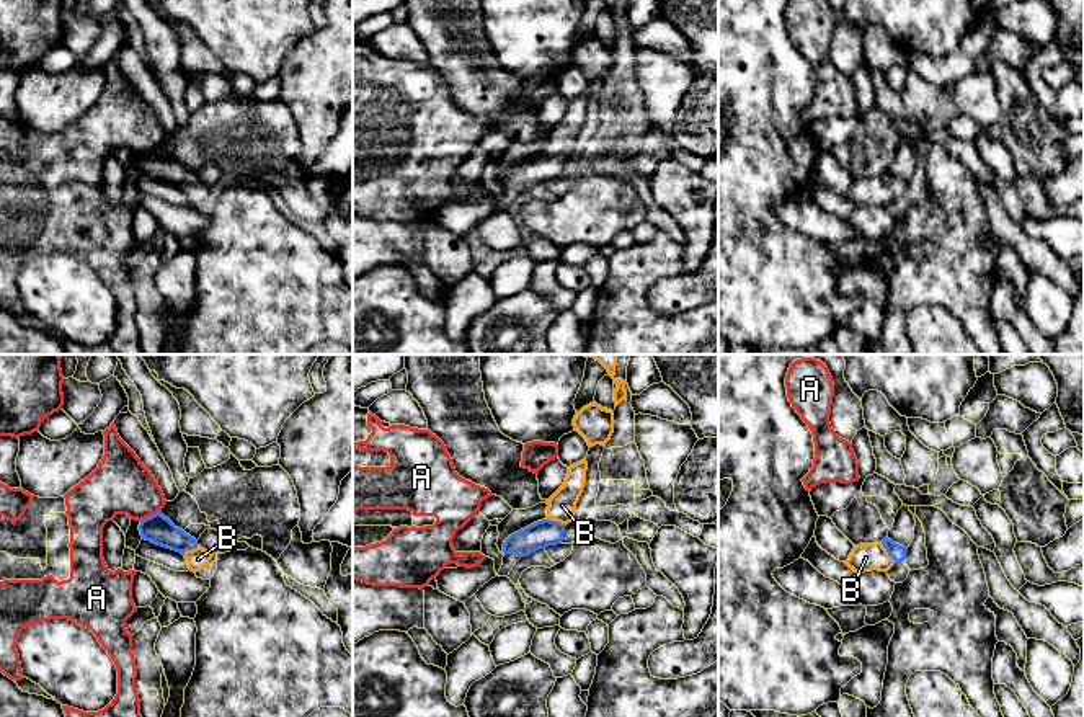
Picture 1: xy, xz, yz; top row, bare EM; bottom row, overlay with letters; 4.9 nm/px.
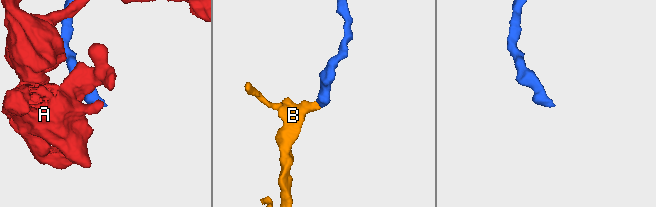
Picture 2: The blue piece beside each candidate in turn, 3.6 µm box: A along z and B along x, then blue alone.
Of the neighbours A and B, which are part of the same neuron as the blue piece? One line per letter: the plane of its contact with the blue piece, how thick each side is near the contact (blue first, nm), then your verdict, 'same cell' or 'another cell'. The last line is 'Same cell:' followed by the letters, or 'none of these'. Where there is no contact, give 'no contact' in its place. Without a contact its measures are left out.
A: xy | 140/300 nm | another cell
B: yz | 80/140 nm | same cell
Same cell: B

